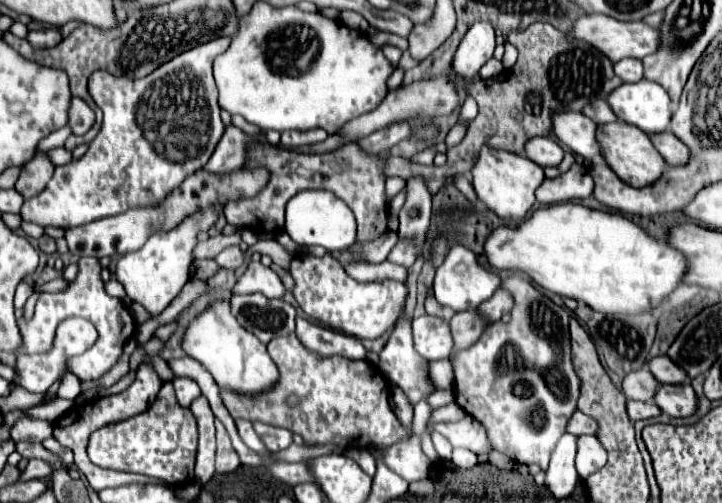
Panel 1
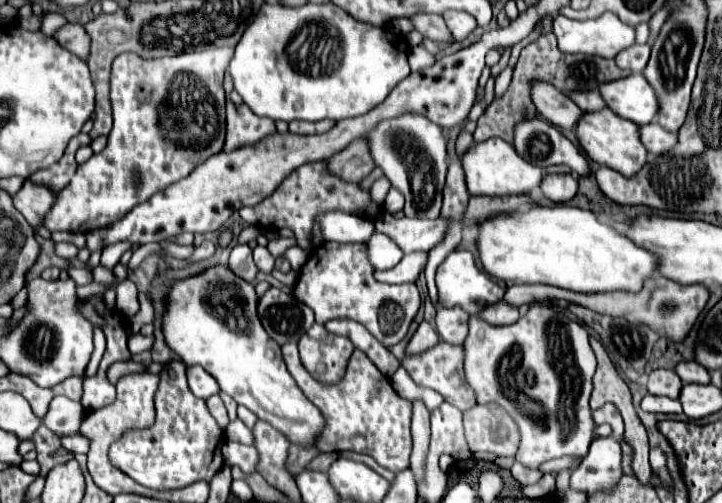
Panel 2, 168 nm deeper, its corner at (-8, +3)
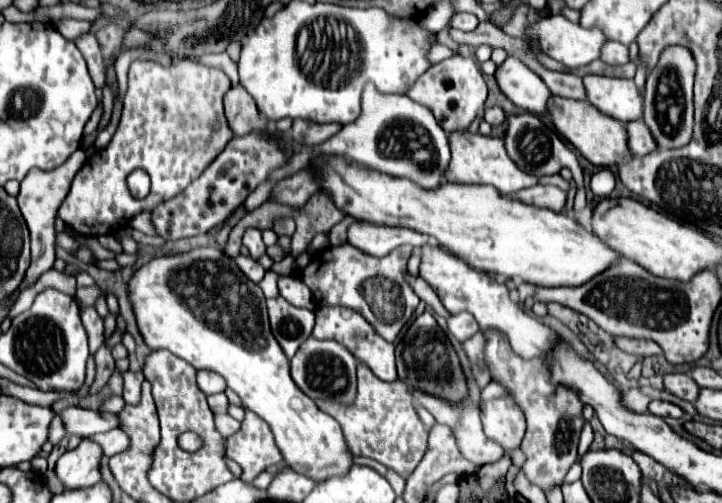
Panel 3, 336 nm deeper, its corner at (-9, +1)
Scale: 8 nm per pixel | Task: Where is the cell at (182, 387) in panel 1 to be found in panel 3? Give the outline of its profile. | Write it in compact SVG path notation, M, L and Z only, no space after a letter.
M199 370L197 372L197 386L209 396L209 394L217 394L223 392L227 388L225 380L217 374L217 372L209 372L209 370Z

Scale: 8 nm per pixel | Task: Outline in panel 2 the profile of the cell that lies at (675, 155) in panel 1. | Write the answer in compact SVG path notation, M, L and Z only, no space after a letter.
M646 124L640 126L640 140L644 144L644 148L648 150L648 154L658 156L660 152L668 152L668 148L672 148L676 144L676 136L664 132L664 128L660 128L658 124Z

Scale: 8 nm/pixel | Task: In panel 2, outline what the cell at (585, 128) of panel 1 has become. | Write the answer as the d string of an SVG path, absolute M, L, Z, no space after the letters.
M532 80L530 82L530 98L532 98L538 114L558 128L574 130L576 122L580 120L582 110L576 108L576 104L566 94L562 94L548 82Z

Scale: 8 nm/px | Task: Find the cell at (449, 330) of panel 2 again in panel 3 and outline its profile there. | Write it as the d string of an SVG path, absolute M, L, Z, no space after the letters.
M459 312L459 314L449 316L447 326L449 326L449 334L453 334L459 342L465 342L475 332L479 332L479 324L473 318L473 314L469 314L469 312Z

